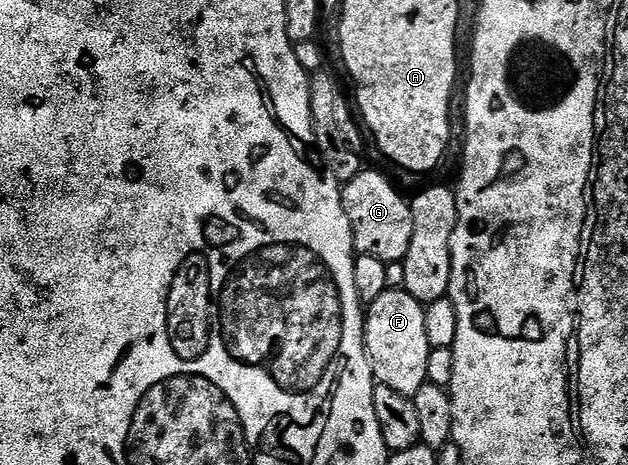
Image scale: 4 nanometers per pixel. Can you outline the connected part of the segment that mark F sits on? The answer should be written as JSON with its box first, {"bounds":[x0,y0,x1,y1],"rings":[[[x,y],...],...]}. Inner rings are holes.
{"bounds":[365,287,429,397],"rings":[[[388,287],[379,298],[368,305],[365,318],[365,349],[375,369],[377,384],[386,384],[393,390],[412,397],[429,379],[427,362],[429,343],[429,317],[422,301],[414,298],[404,287]]]}

